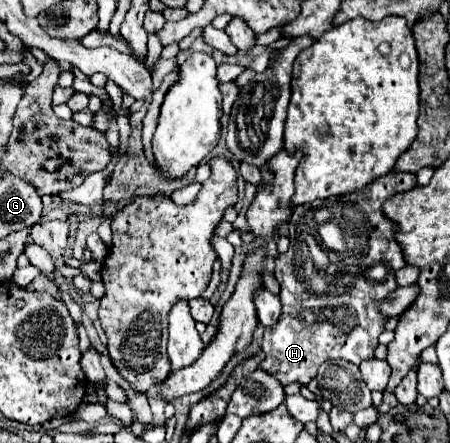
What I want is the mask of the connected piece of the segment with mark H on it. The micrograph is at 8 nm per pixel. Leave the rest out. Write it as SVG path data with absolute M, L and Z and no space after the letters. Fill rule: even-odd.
M390 172L385 177L375 179L373 183L369 183L365 189L360 191L361 199L369 199L369 203L357 203L357 199L345 199L345 201L353 203L353 207L357 209L357 215L363 215L363 221L365 221L363 225L359 225L359 221L361 221L359 217L355 219L355 217L349 217L347 213L343 213L343 221L345 221L343 223L343 233L345 233L347 249L351 253L355 253L355 251L361 253L361 275L359 275L359 267L357 267L357 273L351 273L349 283L345 283L345 279L335 277L335 273L331 273L331 269L315 271L313 261L307 255L307 247L303 247L301 243L297 245L295 239L291 241L289 249L275 259L275 277L281 285L279 299L281 299L283 311L281 311L279 321L273 327L265 327L265 335L263 335L265 359L261 361L261 369L275 375L281 385L289 385L289 383L309 385L309 381L315 379L319 365L327 359L345 359L345 361L351 361L355 365L359 365L365 359L373 359L373 351L377 347L377 337L383 333L383 325L387 321L385 317L381 317L381 311L377 311L377 307L379 307L381 299L385 299L385 295L389 295L395 289L393 275L395 275L397 269L401 269L405 265L401 247L393 239L397 227L389 219L385 219L385 215L381 213L381 205L383 205L383 201L387 200L387 197L408 191L412 189L412 186L416 186L416 174ZM327 277L333 277L333 285L327 285ZM303 309L317 311L317 321L315 323L305 323L303 315L301 315Z

